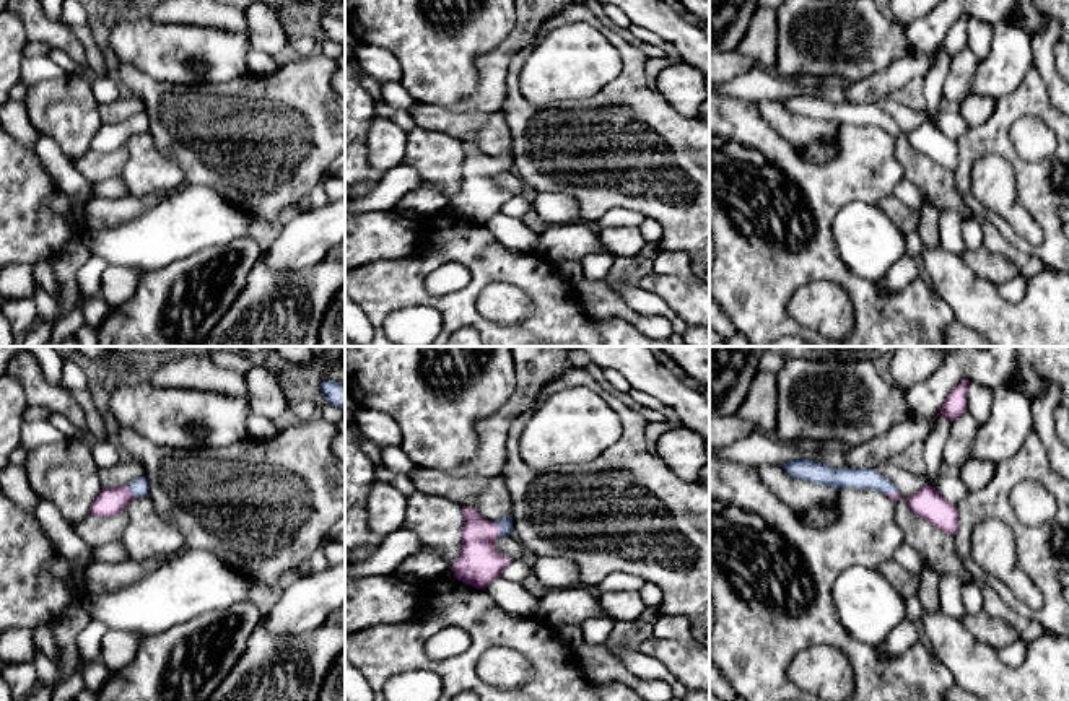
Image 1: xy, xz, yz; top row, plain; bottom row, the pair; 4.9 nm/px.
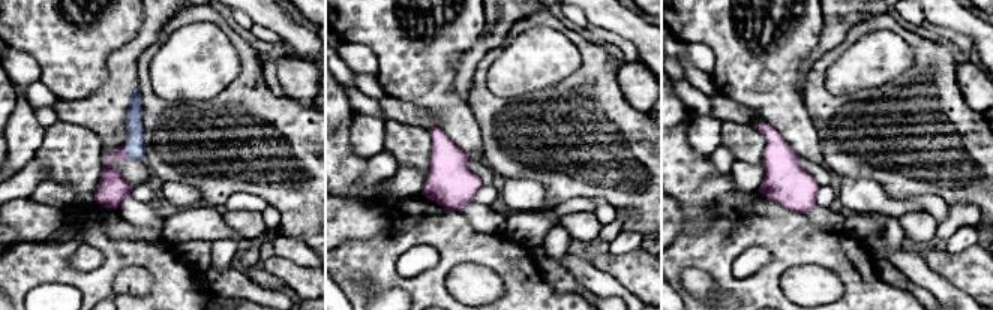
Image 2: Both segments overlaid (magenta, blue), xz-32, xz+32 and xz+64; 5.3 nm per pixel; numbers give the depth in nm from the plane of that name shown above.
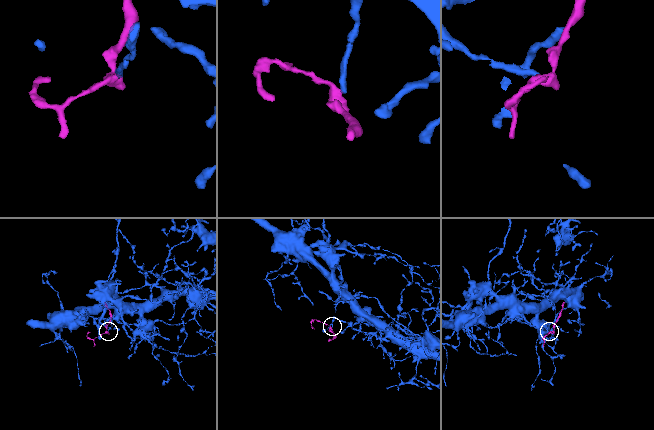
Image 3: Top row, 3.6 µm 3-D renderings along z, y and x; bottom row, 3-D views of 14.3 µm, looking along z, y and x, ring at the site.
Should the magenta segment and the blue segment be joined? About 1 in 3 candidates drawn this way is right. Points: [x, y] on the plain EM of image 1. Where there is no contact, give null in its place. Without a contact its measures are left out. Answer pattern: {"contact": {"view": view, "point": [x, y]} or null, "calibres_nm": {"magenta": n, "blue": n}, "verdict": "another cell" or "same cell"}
{"contact": {"view": "xz", "point": [498, 165]}, "calibres_nm": {"magenta": 220, "blue": 70}, "verdict": "same cell"}

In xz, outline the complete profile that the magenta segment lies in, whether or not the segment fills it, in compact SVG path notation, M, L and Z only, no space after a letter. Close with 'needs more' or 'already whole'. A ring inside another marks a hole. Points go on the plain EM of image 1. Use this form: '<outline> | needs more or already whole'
M462 142L462 145L462 184L452 207L456 215L485 226L513 197L495 182L498 172L513 171L513 150L493 158L480 151L475 143Z | needs more

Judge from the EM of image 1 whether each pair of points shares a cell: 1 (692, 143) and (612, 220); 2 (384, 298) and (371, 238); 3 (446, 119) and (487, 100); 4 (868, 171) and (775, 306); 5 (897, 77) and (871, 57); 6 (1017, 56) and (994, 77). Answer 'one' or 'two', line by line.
1: two
2: two
3: one
4: one
5: two
6: one

